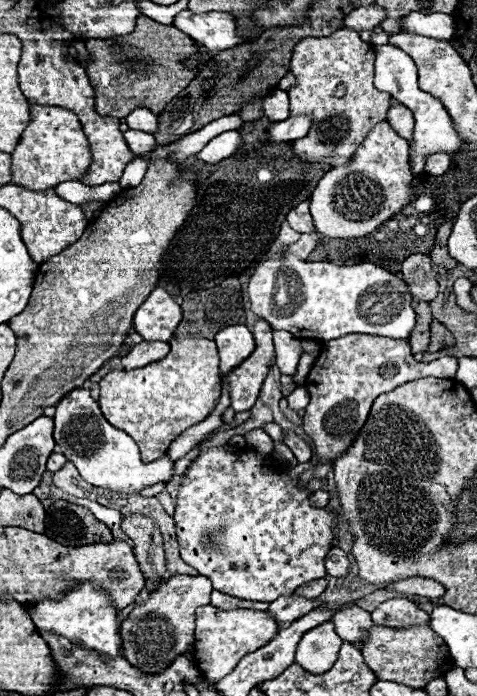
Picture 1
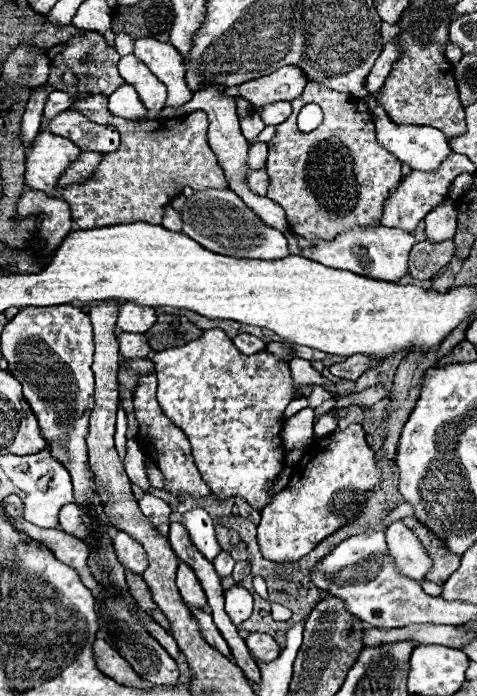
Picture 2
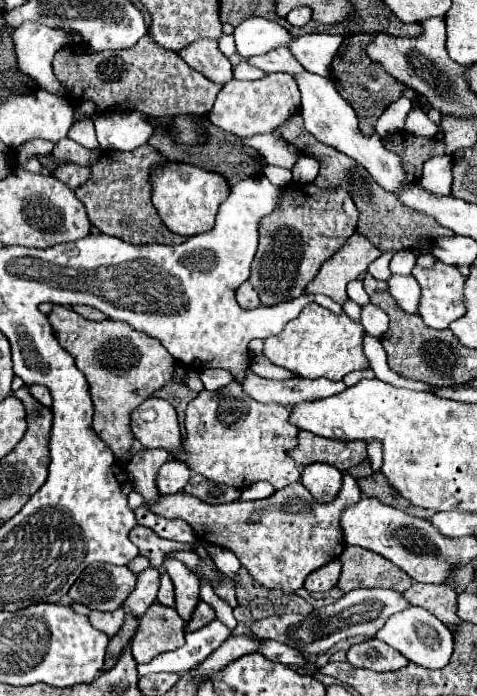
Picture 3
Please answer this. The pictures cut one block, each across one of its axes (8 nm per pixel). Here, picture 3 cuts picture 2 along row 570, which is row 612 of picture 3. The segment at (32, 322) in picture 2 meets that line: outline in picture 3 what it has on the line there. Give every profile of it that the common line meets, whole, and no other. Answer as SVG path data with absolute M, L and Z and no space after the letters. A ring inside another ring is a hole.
M118 608L114 612L90 612L90 622L92 626L96 626L98 630L102 630L108 636L114 636L124 622L124 610Z

